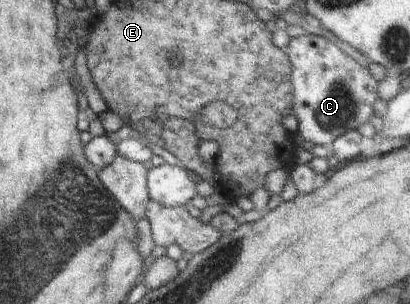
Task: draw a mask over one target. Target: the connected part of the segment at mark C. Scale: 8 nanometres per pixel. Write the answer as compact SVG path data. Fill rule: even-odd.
M310 33L291 38L285 51L291 64L292 114L299 124L297 137L330 149L338 136L371 123L373 104L379 96L378 82L368 66L362 66L327 37Z

